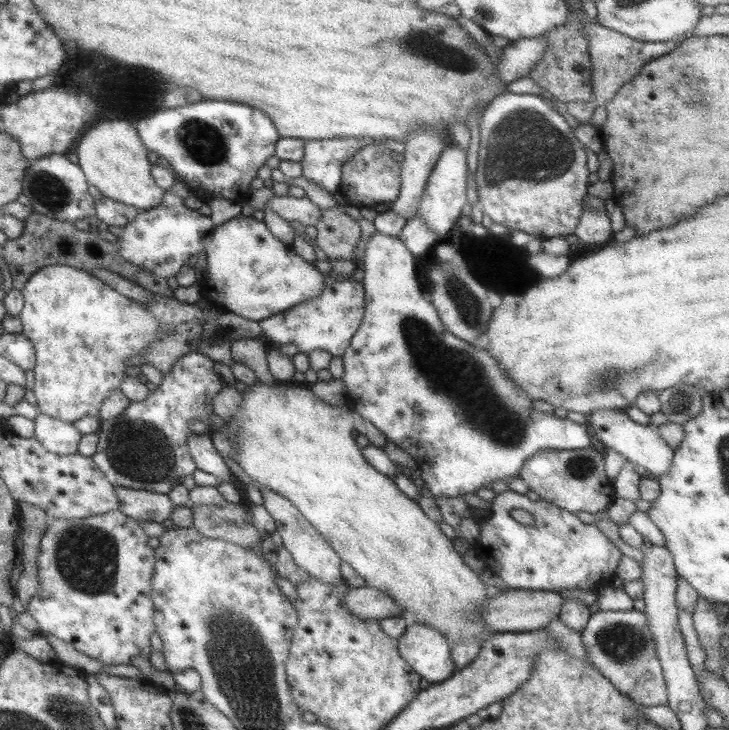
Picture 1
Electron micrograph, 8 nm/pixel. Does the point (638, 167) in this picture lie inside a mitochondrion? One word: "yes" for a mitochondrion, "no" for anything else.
no

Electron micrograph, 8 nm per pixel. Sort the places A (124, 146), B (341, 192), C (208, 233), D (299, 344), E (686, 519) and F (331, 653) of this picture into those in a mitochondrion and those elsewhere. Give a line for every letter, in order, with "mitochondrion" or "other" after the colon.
A: other
B: other
C: other
D: other
E: other
F: other

